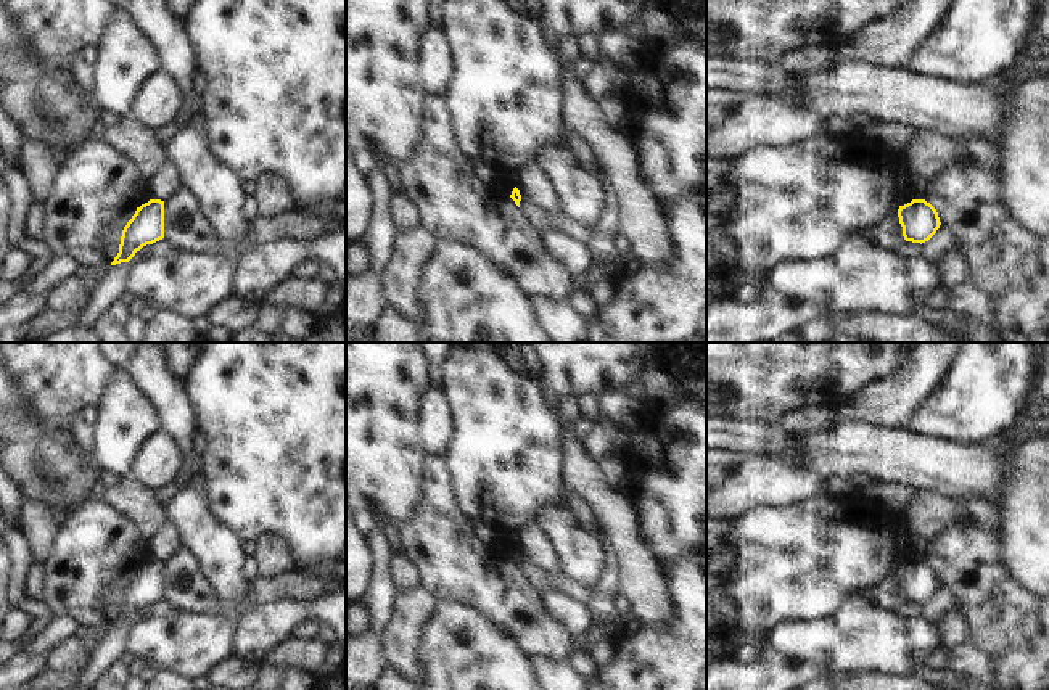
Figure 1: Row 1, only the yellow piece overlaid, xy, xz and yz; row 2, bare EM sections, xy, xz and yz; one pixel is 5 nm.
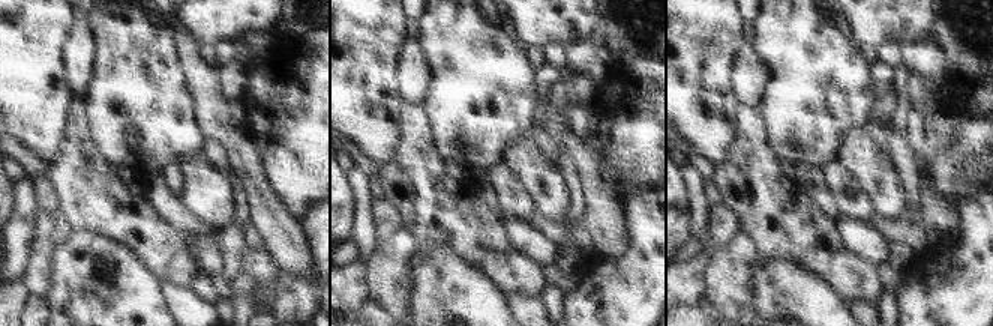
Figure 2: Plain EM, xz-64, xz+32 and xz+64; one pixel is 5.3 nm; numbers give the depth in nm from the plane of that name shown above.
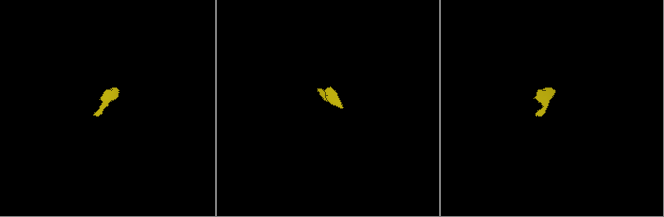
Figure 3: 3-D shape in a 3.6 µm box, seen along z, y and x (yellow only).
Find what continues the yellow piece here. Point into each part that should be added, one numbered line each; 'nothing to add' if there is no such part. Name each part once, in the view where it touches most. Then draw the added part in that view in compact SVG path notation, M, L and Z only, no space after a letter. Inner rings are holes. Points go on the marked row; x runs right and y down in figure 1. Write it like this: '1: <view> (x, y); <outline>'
nothing to add

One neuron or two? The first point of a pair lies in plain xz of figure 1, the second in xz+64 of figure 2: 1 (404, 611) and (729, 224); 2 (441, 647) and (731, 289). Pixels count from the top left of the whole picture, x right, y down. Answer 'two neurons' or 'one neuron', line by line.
1: two neurons
2: two neurons

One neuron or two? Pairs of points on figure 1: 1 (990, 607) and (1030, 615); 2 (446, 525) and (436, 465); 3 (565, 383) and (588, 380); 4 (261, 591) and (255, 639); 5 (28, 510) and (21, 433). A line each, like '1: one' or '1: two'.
1: one
2: one
3: one
4: two
5: two

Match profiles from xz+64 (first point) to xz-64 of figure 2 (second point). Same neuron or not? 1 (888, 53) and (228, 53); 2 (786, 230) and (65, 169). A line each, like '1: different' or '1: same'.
1: same
2: same

